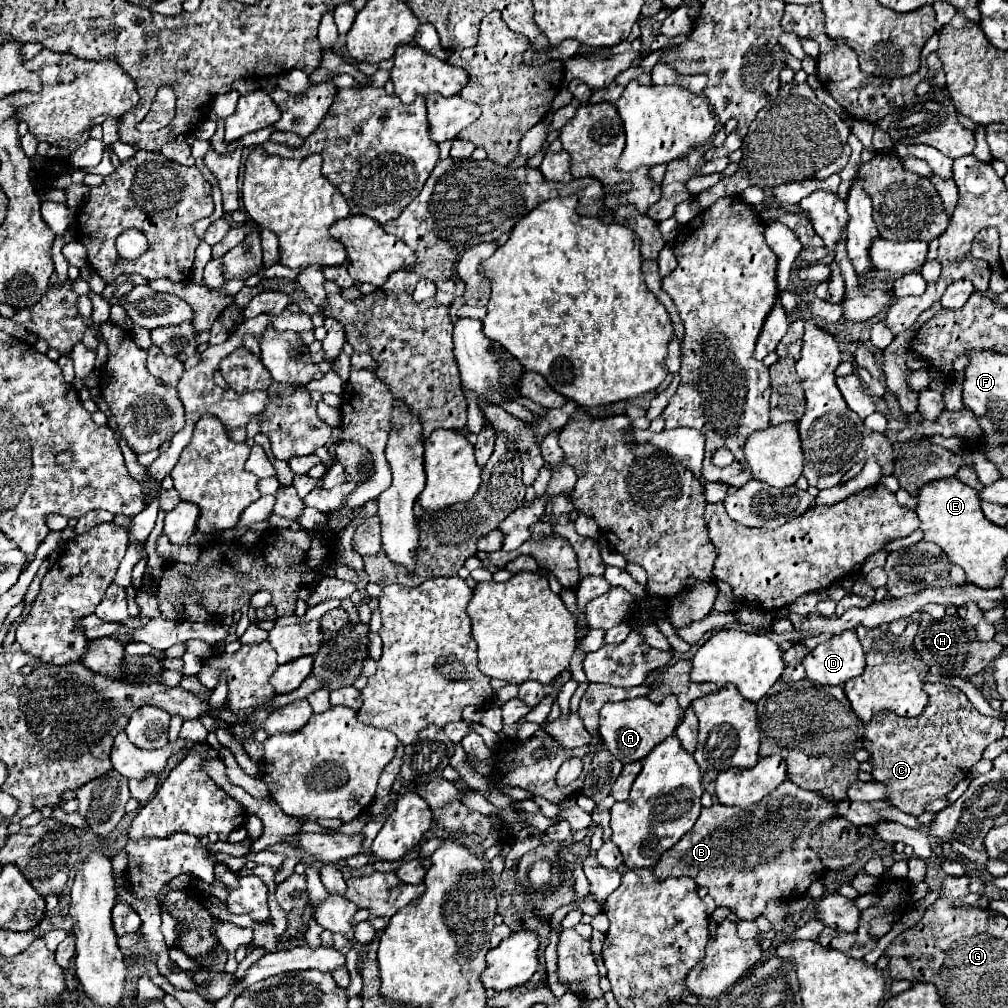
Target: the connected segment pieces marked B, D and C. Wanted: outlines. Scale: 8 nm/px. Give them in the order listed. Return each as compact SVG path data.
M791 780L771 792L767 804L755 804L747 810L713 804L703 808L693 830L661 856L653 874L657 880L665 880L677 866L677 876L689 876L705 886L717 906L733 910L741 920L755 920L769 900L803 896L811 882L827 870L809 850L809 838L821 820L835 818L835 806L837 802L827 802Z
M845 630L811 650L803 666L807 678L821 686L841 686L865 670L865 652L855 630Z
M927 684L927 694L929 704L923 714L915 718L901 718L893 712L879 712L867 724L863 734L863 748L869 752L869 756L875 758L875 766L871 770L873 778L887 786L887 798L895 808L913 816L923 814L927 802L935 798L945 798L947 792L951 792L959 780L967 778L971 766L983 758L983 750L991 742L1003 738L1005 728L1005 720L979 714L959 688L945 684Z

